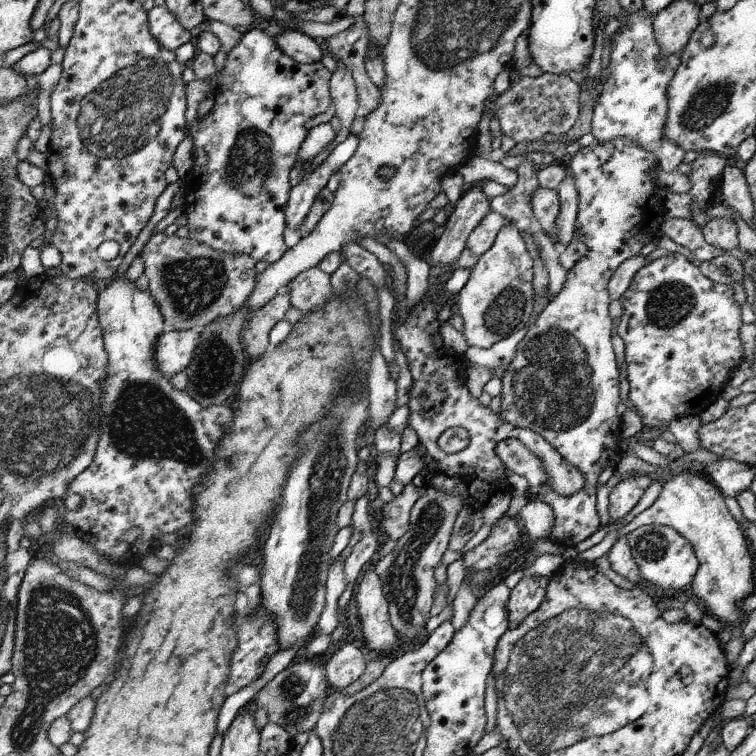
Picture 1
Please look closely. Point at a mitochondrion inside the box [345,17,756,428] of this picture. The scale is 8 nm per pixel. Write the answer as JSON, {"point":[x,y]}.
{"point":[710,102]}

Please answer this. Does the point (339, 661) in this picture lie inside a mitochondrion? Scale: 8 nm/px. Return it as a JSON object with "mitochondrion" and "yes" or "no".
{"mitochondrion":"no"}

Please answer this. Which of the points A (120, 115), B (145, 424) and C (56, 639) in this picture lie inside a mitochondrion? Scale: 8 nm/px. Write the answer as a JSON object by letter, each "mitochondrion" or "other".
{"A":"mitochondrion","B":"mitochondrion","C":"mitochondrion"}

